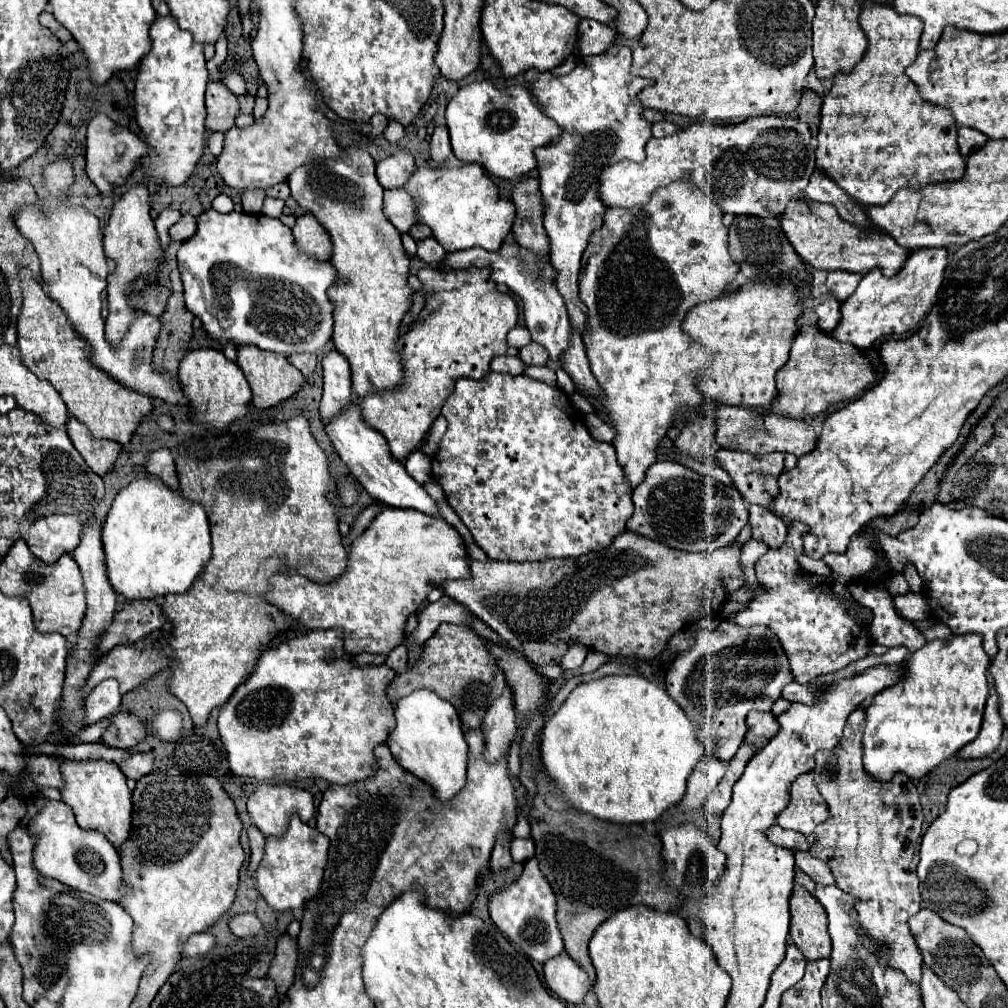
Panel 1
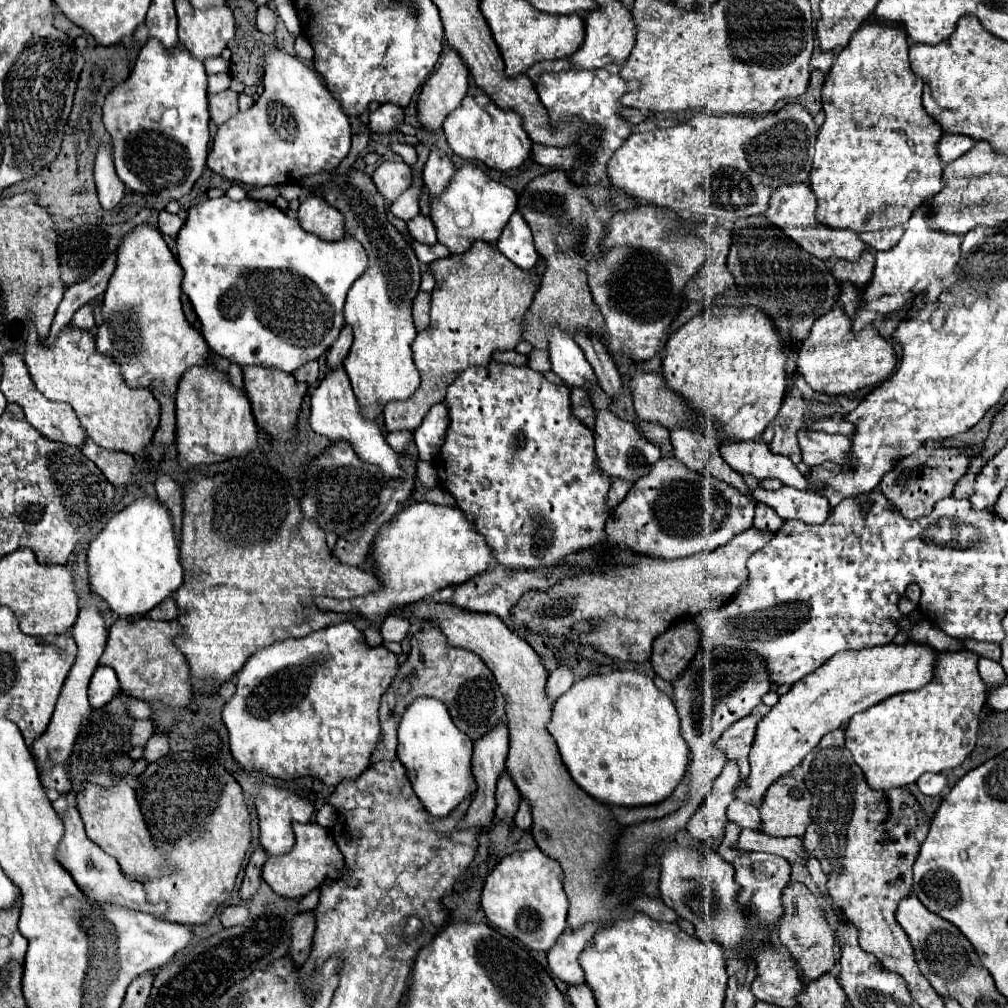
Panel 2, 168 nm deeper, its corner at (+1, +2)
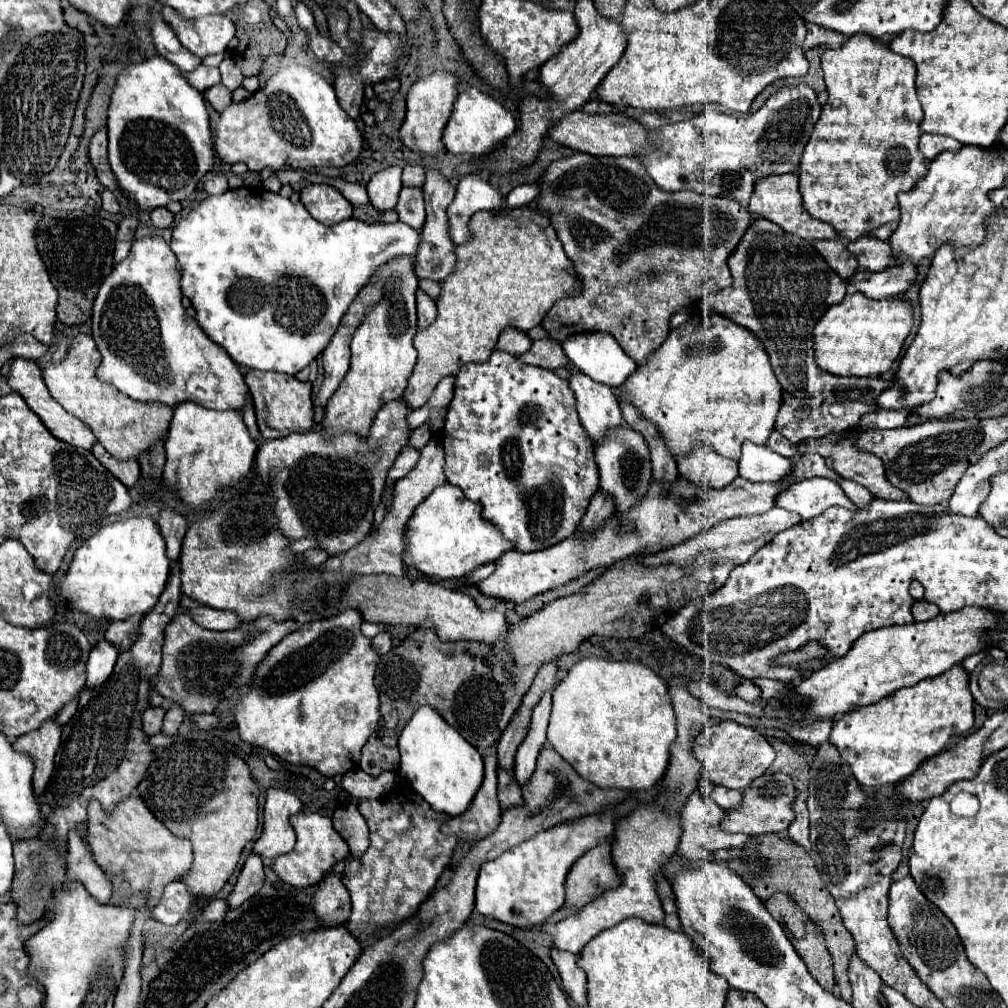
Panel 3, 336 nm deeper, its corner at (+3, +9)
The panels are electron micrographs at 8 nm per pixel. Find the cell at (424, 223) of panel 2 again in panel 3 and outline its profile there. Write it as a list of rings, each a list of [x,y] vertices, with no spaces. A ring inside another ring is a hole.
[[[403,187],[397,201],[399,221],[407,223],[413,229],[421,229],[425,223],[425,205],[421,187]]]

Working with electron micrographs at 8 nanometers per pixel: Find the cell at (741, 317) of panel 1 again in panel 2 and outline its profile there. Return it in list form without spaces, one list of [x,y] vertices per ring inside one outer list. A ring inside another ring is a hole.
[[[713,306],[709,308],[707,312],[703,314],[697,314],[693,316],[687,324],[683,324],[677,332],[673,332],[667,340],[667,356],[661,364],[663,368],[663,376],[665,376],[665,382],[671,390],[675,390],[677,394],[681,394],[683,398],[687,398],[691,402],[691,406],[695,406],[695,410],[701,414],[701,422],[705,424],[705,430],[703,434],[707,436],[715,436],[719,438],[719,442],[737,442],[737,440],[755,440],[763,434],[763,430],[767,428],[767,424],[777,416],[781,404],[783,404],[783,398],[785,398],[785,350],[781,346],[781,334],[777,334],[777,330],[773,330],[773,322],[771,319],[763,314],[763,310],[755,308],[755,306],[743,306],[743,308],[735,308],[735,306]]]

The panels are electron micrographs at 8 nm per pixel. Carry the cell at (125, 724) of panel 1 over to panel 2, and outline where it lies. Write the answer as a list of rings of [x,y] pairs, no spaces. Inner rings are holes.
[[[135,720],[131,726],[131,746],[145,746],[145,742],[153,736],[153,720]]]

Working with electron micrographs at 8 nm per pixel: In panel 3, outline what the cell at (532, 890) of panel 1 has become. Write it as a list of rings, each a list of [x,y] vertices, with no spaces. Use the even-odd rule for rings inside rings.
[[[607,807],[607,811],[601,811],[599,815],[555,825],[509,849],[491,863],[483,863],[475,887],[475,911],[521,929],[543,923],[565,901],[563,883],[571,865],[591,847],[613,837],[613,815],[615,807]]]

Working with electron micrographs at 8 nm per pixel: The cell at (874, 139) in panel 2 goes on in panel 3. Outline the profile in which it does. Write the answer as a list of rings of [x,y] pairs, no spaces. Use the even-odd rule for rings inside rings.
[[[853,35],[839,49],[823,51],[821,67],[823,67],[823,73],[825,73],[825,83],[827,83],[829,99],[827,99],[827,103],[821,109],[821,117],[815,123],[815,129],[813,129],[813,133],[809,137],[809,143],[807,143],[807,147],[805,147],[803,155],[801,155],[801,161],[799,161],[799,191],[803,195],[805,211],[809,211],[815,219],[821,219],[821,221],[833,225],[833,229],[841,237],[845,237],[847,241],[855,241],[855,239],[859,239],[863,235],[869,235],[873,229],[877,229],[877,227],[881,227],[881,225],[885,225],[889,221],[899,219],[899,203],[895,201],[897,193],[899,191],[911,191],[915,187],[915,183],[919,183],[923,179],[923,175],[927,173],[925,157],[919,153],[919,147],[917,147],[919,145],[919,137],[921,137],[919,121],[923,117],[923,111],[921,111],[921,103],[917,99],[917,93],[915,93],[915,63],[911,59],[903,57],[903,55],[893,53],[887,45],[877,43],[869,35]]]

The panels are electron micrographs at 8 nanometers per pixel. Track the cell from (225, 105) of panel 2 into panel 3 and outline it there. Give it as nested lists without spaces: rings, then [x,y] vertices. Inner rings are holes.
[[[213,85],[205,91],[205,99],[213,105],[215,111],[225,111],[225,107],[231,103],[231,91],[225,85]]]

